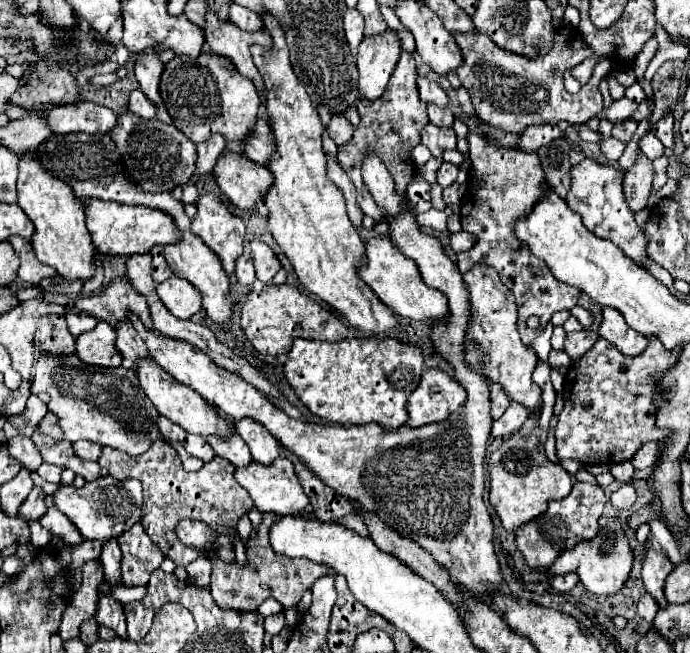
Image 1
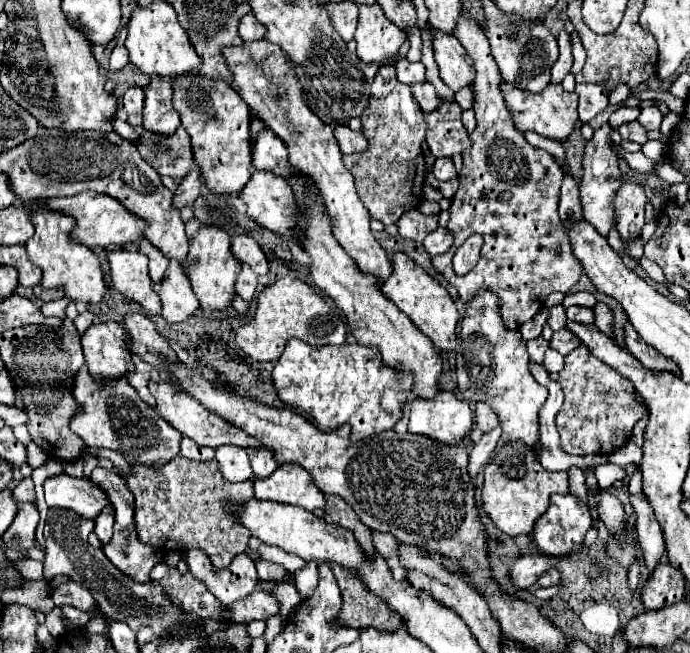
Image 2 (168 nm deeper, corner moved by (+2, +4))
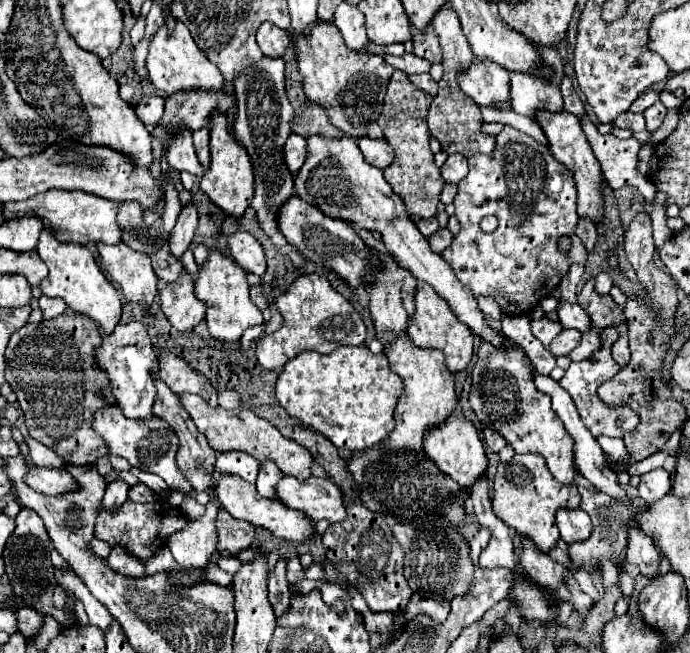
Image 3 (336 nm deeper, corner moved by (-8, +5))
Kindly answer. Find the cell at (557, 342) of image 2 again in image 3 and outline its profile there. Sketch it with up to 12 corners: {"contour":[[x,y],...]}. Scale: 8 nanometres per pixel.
{"contour":[[562,330],[550,344],[554,356],[570,354],[582,334]]}

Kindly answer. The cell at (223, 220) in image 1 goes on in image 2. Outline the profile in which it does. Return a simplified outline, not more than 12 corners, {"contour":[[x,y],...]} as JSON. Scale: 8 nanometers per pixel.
{"contour":[[204,225],[184,267],[200,309],[230,311],[242,265],[230,235]]}

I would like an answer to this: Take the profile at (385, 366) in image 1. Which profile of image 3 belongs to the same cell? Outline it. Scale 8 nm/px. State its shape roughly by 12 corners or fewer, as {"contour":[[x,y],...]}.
{"contour":[[382,352],[288,360],[276,398],[336,448],[394,430],[402,378]]}

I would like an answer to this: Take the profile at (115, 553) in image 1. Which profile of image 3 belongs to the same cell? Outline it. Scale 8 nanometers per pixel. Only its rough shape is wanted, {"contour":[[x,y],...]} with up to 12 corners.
{"contour":[[124,480],[108,484],[104,510],[116,510],[128,500],[128,484]]}

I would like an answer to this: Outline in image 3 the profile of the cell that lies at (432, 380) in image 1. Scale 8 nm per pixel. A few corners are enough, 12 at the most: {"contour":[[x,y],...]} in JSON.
{"contour":[[452,416],[424,452],[460,486],[488,466],[468,416]]}

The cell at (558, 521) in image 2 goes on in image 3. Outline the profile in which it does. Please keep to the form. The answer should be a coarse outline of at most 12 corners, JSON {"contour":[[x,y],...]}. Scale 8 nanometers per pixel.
{"contour":[[560,508],[556,524],[570,546],[592,532],[592,520],[580,508]]}

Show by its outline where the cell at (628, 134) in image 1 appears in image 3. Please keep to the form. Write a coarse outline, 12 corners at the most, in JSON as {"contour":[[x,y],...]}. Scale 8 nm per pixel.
{"contour":[[646,92],[634,100],[630,112],[644,112],[658,102],[658,92]]}

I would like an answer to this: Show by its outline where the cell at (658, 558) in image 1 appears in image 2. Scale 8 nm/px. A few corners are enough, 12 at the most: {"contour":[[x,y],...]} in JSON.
{"contour":[[630,495],[644,563],[652,571],[666,551],[662,529],[644,495]]}

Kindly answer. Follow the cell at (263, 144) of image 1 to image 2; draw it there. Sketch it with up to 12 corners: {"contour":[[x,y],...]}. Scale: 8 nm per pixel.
{"contour":[[264,129],[252,165],[278,177],[290,177],[294,167],[280,137]]}

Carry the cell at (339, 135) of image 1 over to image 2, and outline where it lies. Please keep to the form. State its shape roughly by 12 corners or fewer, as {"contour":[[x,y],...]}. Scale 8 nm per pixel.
{"contour":[[346,125],[336,127],[344,155],[364,153],[368,139]]}

